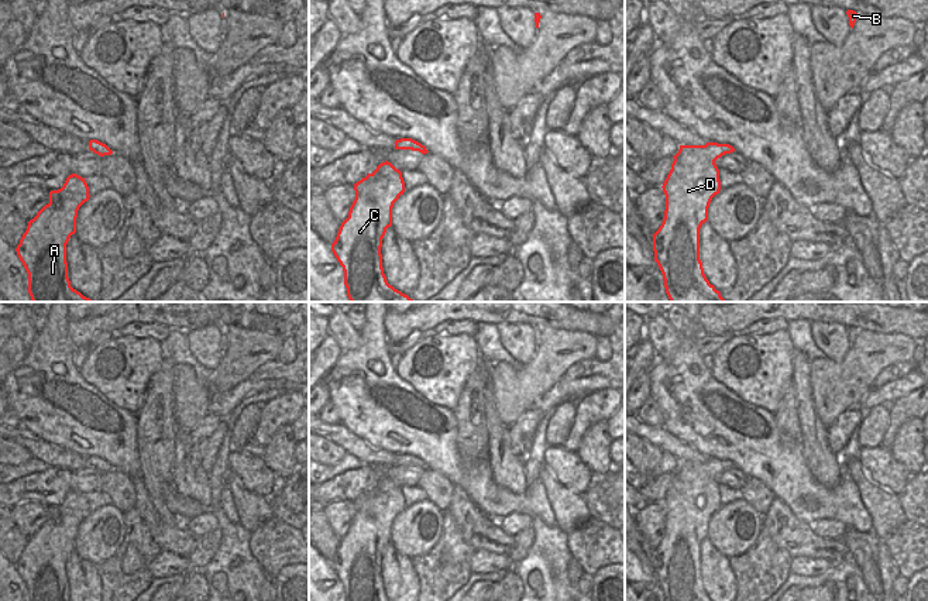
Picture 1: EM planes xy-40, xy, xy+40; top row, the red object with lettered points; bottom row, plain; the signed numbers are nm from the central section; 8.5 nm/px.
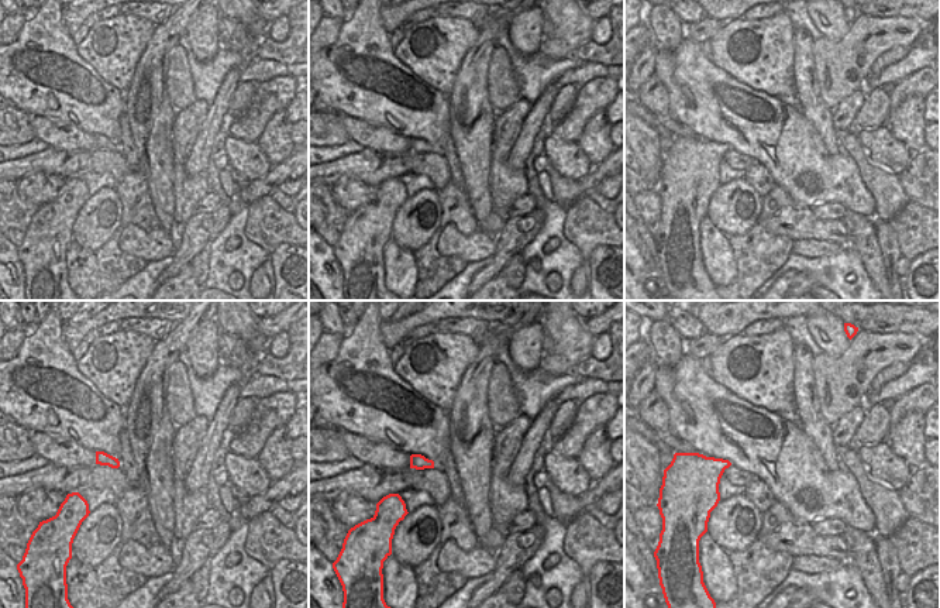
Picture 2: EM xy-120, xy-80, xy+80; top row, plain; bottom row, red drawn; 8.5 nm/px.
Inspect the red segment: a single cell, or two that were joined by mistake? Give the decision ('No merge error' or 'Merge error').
No merge error

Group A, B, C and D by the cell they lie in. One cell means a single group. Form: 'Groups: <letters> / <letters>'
Groups: A B C D

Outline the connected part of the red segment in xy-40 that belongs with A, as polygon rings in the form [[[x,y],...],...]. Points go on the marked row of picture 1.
[[[72,174],[61,189],[49,192],[49,203],[28,221],[16,251],[28,274],[28,293],[32,302],[96,302],[71,286],[66,262],[66,244],[76,233],[78,210],[89,198],[85,178]]]

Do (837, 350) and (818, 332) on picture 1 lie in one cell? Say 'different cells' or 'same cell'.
same cell

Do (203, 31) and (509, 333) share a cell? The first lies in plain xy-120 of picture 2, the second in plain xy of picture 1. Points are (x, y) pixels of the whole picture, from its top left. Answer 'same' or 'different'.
same

